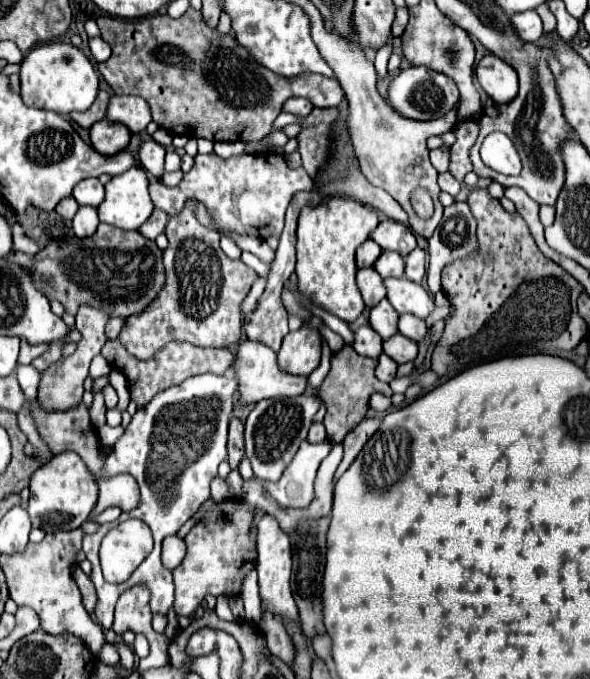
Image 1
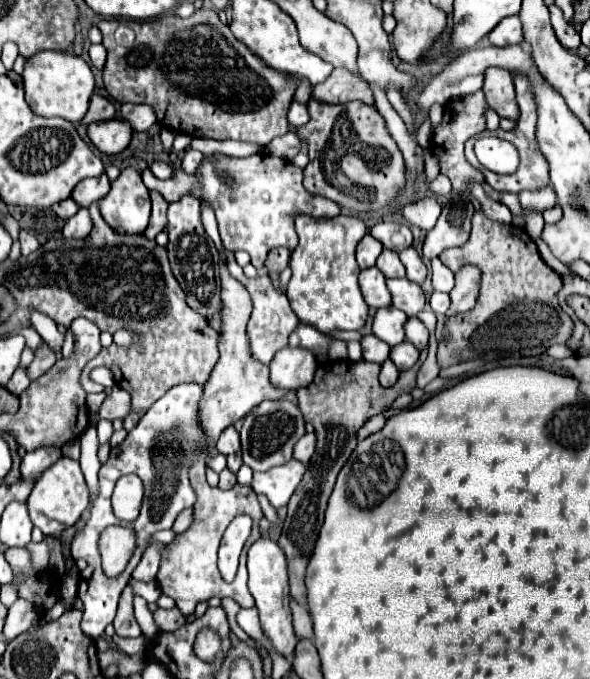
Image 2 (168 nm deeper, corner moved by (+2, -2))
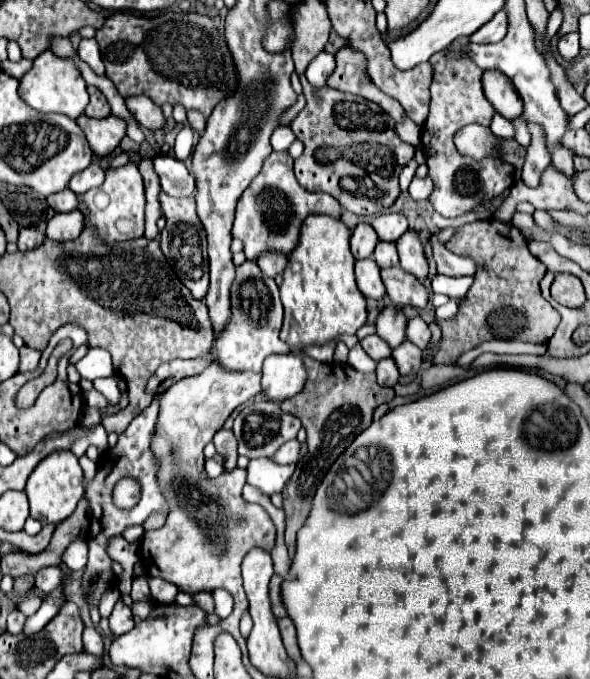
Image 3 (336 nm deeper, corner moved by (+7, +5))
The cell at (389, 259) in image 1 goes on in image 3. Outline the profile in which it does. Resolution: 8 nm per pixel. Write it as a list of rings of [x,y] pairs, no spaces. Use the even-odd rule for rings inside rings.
[[[379,242],[377,248],[375,248],[375,252],[373,252],[373,260],[377,262],[379,268],[399,266],[399,256],[397,256],[397,248],[395,248],[395,244]]]

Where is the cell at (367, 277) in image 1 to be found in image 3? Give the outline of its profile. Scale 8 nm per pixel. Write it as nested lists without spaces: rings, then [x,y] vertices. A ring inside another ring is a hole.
[[[365,258],[365,260],[355,262],[355,278],[357,278],[359,290],[367,298],[381,300],[385,296],[385,286],[379,276],[379,266],[375,264],[373,258]]]

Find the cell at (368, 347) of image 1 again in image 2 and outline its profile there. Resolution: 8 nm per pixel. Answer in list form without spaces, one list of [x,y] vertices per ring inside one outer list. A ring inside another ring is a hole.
[[[366,335],[362,339],[362,349],[364,349],[364,359],[372,363],[384,363],[390,355],[390,345],[380,341],[376,335]]]

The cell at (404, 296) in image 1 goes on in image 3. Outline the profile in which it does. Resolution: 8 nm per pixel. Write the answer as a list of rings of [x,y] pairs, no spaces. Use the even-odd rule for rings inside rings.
[[[393,266],[393,268],[381,270],[381,278],[383,278],[383,284],[387,288],[387,296],[393,304],[397,304],[397,306],[409,304],[417,310],[427,306],[429,296],[427,296],[425,286],[409,272],[401,270],[399,266]]]

